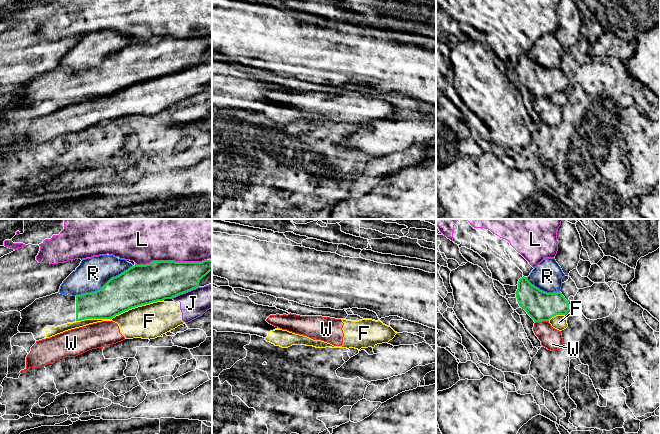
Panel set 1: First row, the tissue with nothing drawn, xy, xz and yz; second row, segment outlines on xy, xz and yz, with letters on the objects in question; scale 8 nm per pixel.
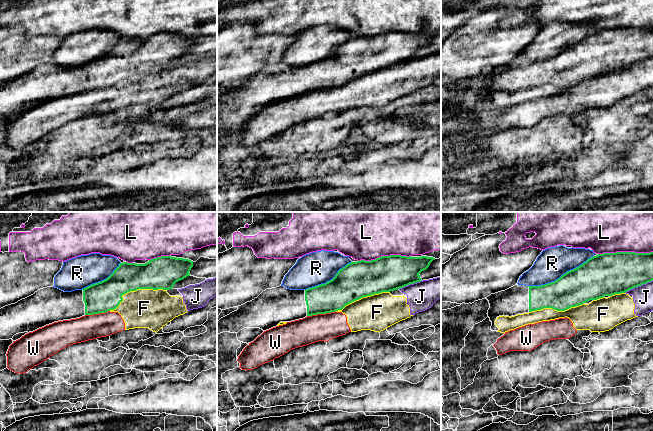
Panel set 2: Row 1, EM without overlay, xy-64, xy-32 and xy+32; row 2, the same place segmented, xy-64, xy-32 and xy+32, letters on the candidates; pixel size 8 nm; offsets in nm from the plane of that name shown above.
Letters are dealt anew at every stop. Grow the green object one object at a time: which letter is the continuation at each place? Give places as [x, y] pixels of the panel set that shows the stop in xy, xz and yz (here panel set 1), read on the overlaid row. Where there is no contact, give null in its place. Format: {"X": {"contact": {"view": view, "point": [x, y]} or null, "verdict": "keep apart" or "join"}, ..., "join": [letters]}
{"F": {"contact": {"view": "xy", "point": [119, 313]}, "verdict": "keep apart"}, "J": {"contact": {"view": "xy", "point": [184, 292]}, "verdict": "keep apart"}, "L": {"contact": {"view": "xy", "point": [170, 261]}, "verdict": "keep apart"}, "R": {"contact": {"view": "xy", "point": [104, 285]}, "verdict": "keep apart"}, "W": {"contact": {"view": "yz", "point": [541, 321]}, "verdict": "keep apart"}, "join": []}

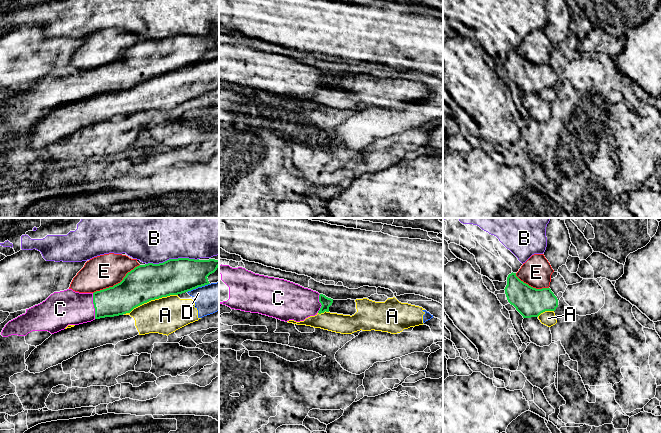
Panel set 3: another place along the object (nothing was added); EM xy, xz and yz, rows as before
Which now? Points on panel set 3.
{"A": {"contact": {"view": "xy", "point": [150, 300]}, "verdict": "keep apart"}, "B": {"contact": {"view": "xy", "point": [172, 259]}, "verdict": "keep apart"}, "C": {"contact": {"view": "xy", "point": [94, 306]}, "verdict": "join"}, "D": {"contact": {"view": "xy", "point": [198, 286]}, "verdict": "keep apart"}, "E": {"contact": {"view": "xy", "point": [116, 284]}, "verdict": "keep apart"}, "join": ["C"]}

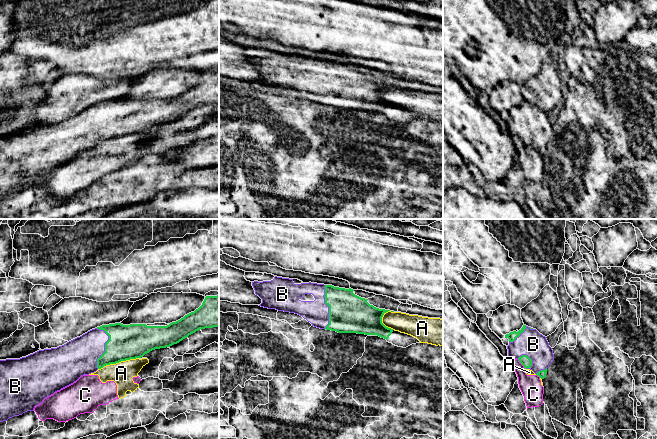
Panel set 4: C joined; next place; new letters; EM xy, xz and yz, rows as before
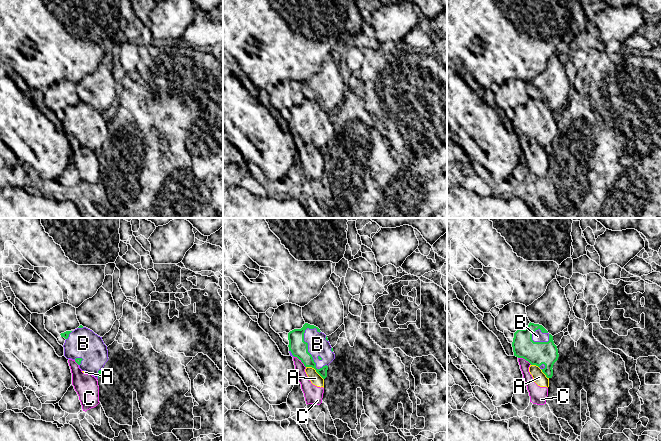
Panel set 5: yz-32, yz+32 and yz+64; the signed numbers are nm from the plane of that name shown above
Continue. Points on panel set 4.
{"A": {"contact": {"view": "xy", "point": [118, 362]}, "verdict": "keep apart"}, "B": {"contact": {"view": "xy", "point": [105, 347]}, "verdict": "join"}, "C": {"contact": {"view": "yz", "point": [521, 363]}, "verdict": "keep apart"}, "join": ["B"]}

